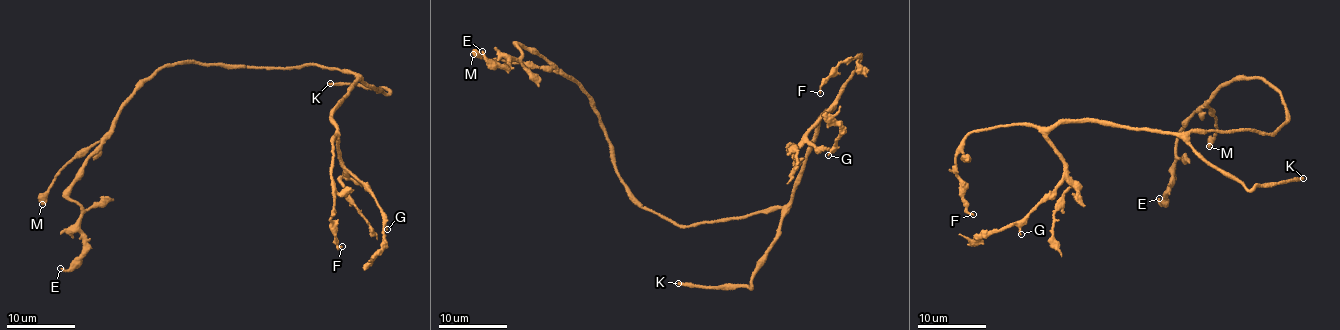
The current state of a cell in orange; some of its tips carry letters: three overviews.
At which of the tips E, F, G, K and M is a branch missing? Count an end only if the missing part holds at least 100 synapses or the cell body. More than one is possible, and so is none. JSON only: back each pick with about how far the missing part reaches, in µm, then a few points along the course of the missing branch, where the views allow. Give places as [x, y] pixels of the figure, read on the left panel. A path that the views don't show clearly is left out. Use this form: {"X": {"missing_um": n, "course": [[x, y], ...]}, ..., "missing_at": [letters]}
{"K": {"missing_um": 70, "course": [[330, 83], [300, 86], [264, 116], [189, 213], [132, 211], [97, 238], [107, 279], [94, 294]]}, "missing_at": ["K"]}

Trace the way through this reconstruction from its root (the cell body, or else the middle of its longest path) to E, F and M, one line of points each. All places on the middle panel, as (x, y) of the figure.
E: (709, 223), (683, 226), (639, 205), (593, 98), (555, 66), (518, 46), (521, 57), (502, 67), (482, 51)
F: (709, 223), (768, 213), (789, 202), (815, 132), (815, 123), (832, 108), (861, 55), (831, 69), (820, 93)
M: (709, 223), (683, 226), (639, 205), (616, 171), (593, 98), (576, 82), (549, 68), (486, 60), (473, 54)

